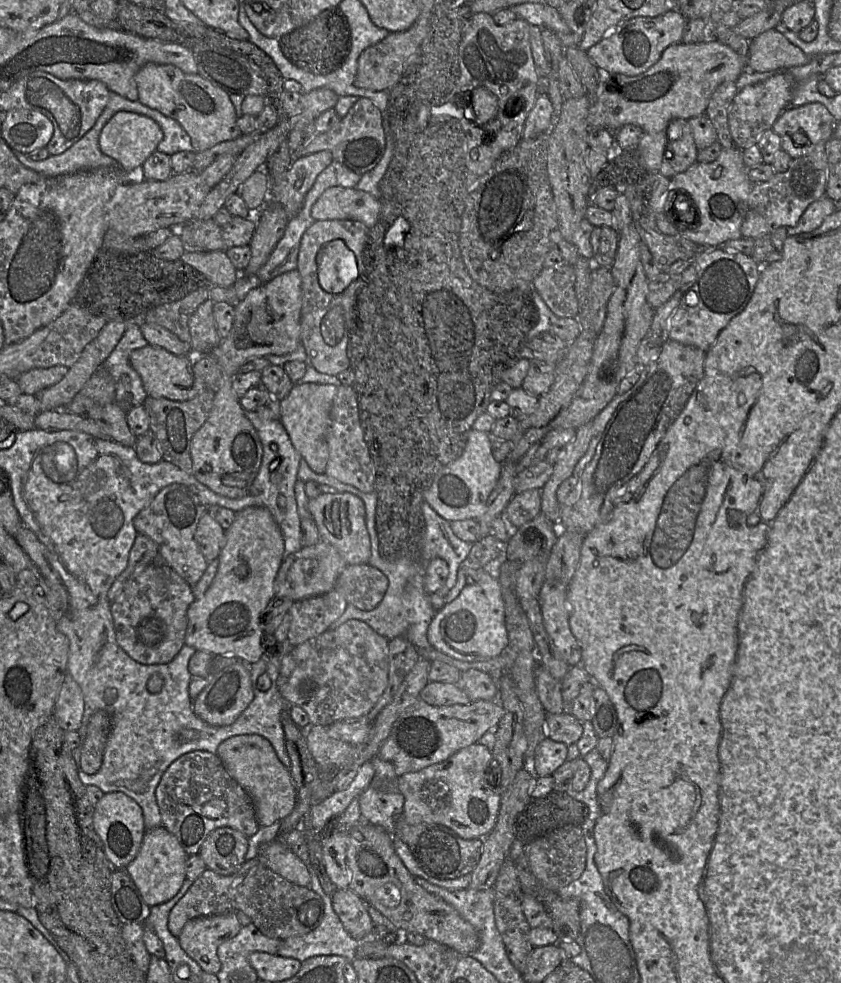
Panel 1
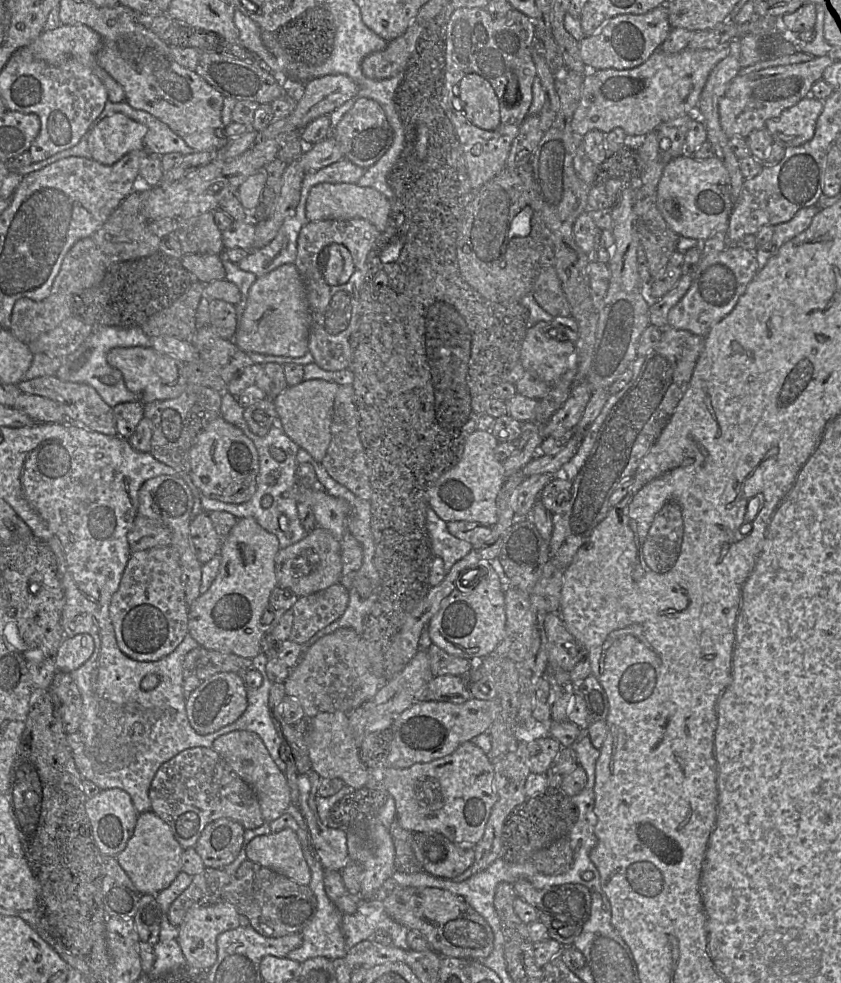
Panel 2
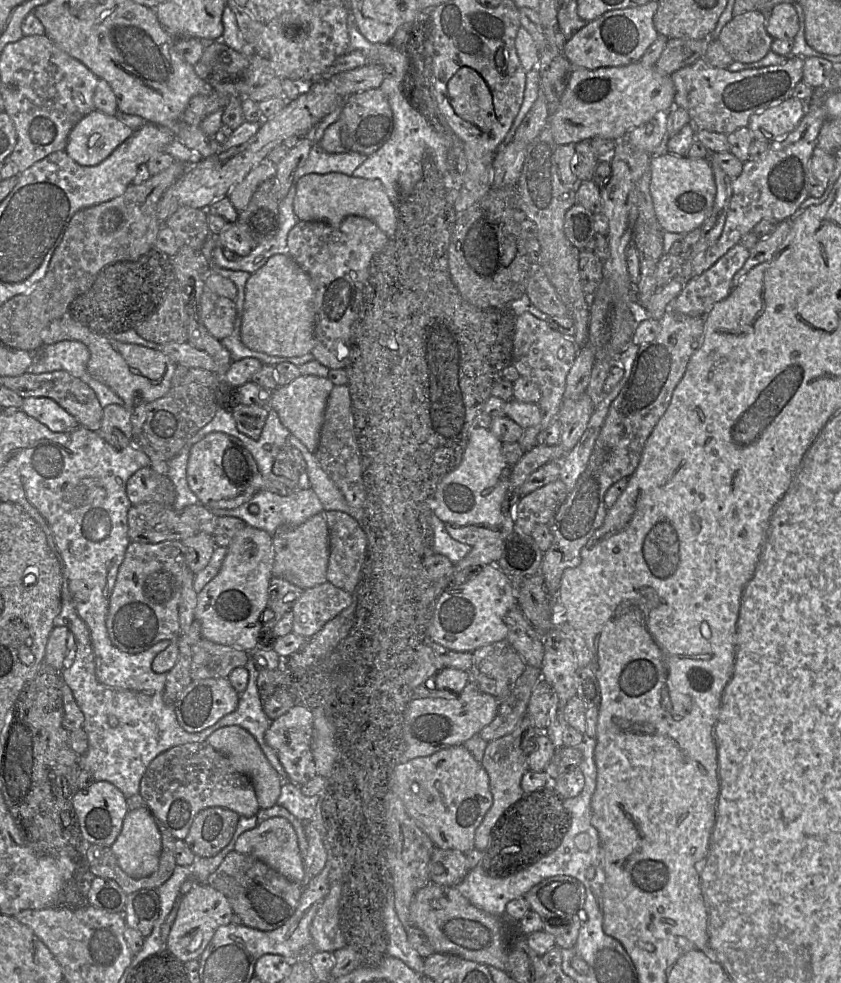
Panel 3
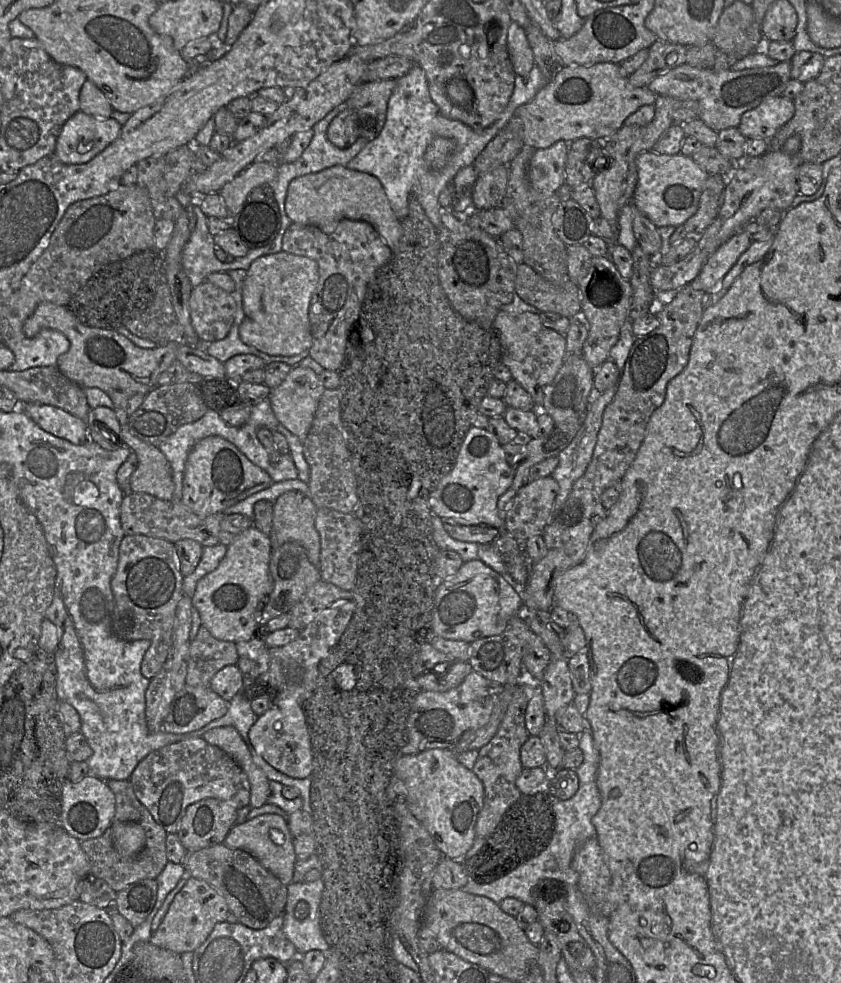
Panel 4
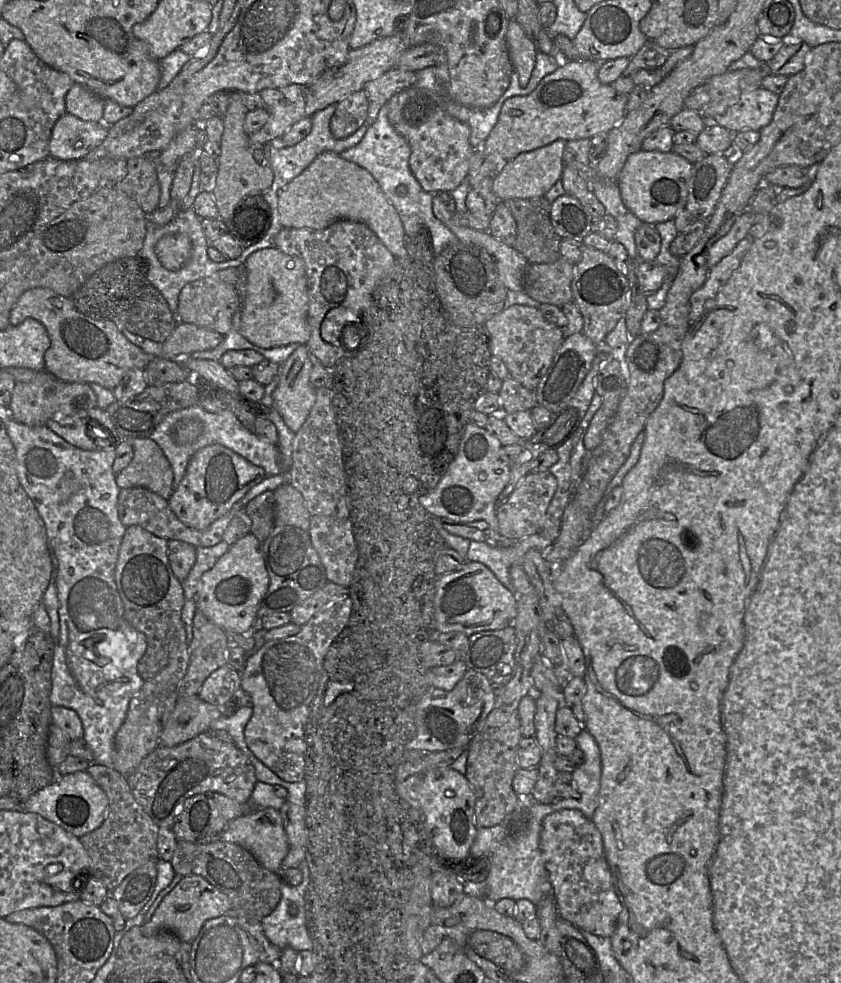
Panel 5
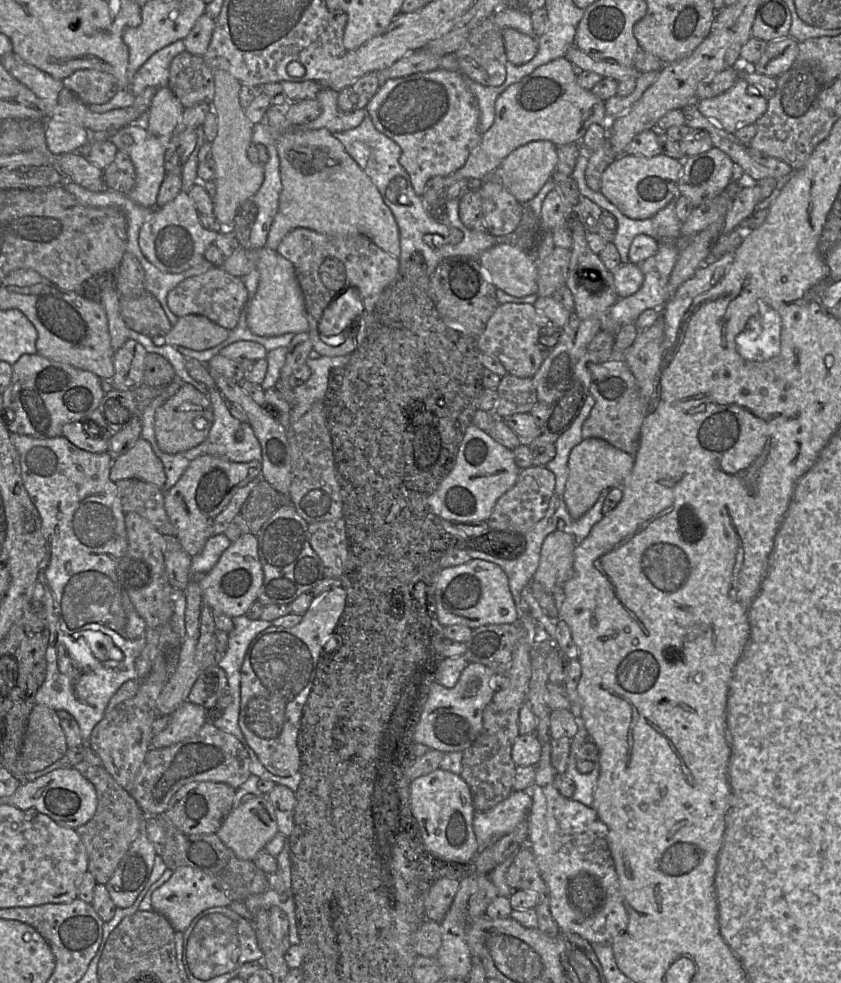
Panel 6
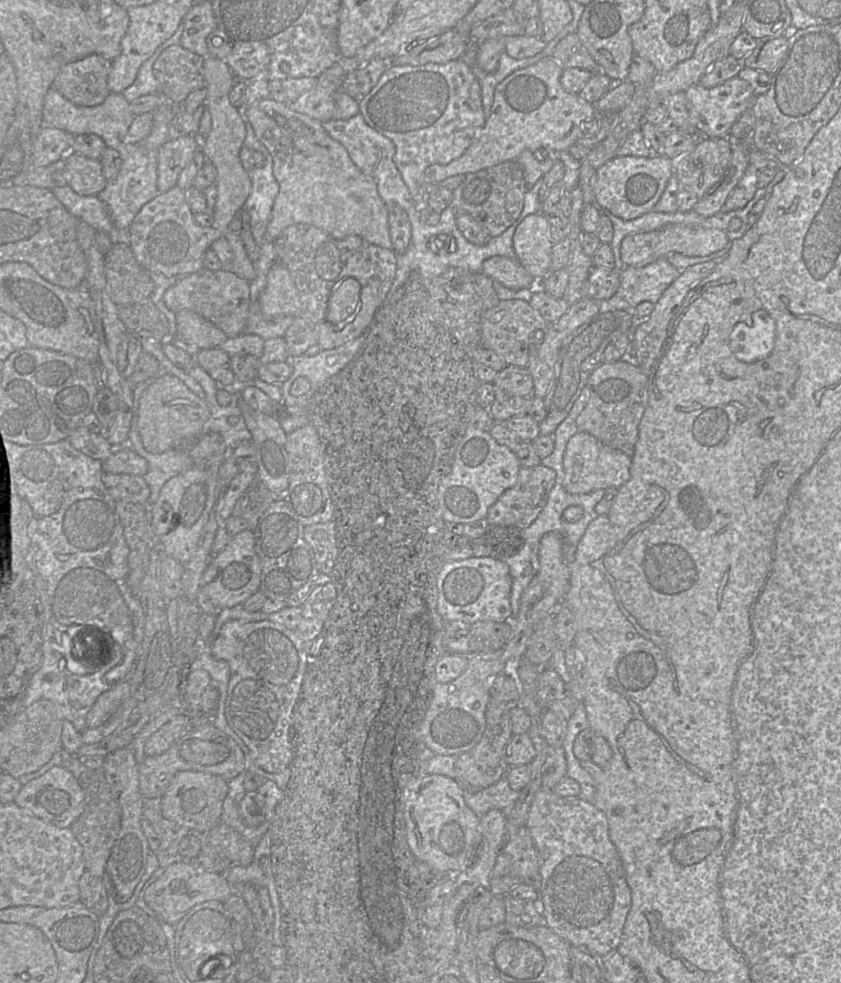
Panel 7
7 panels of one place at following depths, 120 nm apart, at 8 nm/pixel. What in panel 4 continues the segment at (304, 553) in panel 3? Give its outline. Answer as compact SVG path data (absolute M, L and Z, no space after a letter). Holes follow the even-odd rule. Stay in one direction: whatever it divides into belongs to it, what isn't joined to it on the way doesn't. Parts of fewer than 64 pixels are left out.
M287 491L273 502L271 546L297 542L306 551L309 561L319 569L320 540L315 528L317 508L307 494Z

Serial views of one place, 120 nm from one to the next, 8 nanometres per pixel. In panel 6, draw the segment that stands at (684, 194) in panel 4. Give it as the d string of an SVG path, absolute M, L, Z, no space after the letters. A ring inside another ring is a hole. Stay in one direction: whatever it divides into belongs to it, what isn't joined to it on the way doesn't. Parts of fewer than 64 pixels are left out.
M623 154L602 173L599 191L628 218L634 220L652 218L668 203L673 200L676 202L679 194L677 181L682 167L681 161L663 154L651 158Z

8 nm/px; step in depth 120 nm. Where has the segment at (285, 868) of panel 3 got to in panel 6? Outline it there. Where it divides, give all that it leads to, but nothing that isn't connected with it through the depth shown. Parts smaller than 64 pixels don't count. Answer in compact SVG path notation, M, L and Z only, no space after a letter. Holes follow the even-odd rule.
M265 795L256 796L238 808L233 809L217 832L223 843L242 860L254 861L267 843L279 833L274 808Z

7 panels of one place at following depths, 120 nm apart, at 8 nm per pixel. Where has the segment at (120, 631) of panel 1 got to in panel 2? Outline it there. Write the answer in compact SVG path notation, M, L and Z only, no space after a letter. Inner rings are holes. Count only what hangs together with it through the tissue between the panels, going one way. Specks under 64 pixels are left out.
M165 545L132 552L109 606L121 652L136 661L156 661L169 655L188 634L188 612L176 551Z

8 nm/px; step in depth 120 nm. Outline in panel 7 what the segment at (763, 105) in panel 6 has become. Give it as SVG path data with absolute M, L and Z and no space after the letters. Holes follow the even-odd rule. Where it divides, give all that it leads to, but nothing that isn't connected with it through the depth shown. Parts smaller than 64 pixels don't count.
M739 77L731 78L712 88L695 84L685 91L685 96L693 124L702 135L709 138L729 137L729 131L743 112L752 109L757 95L752 87Z

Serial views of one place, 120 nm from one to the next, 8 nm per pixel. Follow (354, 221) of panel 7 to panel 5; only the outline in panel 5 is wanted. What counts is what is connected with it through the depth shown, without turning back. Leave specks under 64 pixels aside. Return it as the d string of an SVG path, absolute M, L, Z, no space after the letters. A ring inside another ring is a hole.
M326 151L282 190L278 201L283 228L324 229L341 219L365 223L397 258L405 254L406 234L400 216L375 178L338 153Z

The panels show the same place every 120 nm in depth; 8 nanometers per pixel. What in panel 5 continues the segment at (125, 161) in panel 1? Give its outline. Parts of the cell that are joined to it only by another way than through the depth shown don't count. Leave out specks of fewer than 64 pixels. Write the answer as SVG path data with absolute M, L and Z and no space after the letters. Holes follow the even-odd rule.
M65 113L52 129L50 156L59 160L83 159L105 140L108 130L103 122L84 121Z

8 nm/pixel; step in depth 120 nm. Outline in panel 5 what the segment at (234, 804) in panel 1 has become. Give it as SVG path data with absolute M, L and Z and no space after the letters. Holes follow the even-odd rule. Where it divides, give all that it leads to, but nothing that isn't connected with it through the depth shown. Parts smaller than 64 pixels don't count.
M208 731L175 746L158 745L126 777L136 801L159 827L167 828L172 828L176 816L182 811L188 798L211 791L224 794L239 803L246 803L258 781L251 760L237 745L212 736Z

